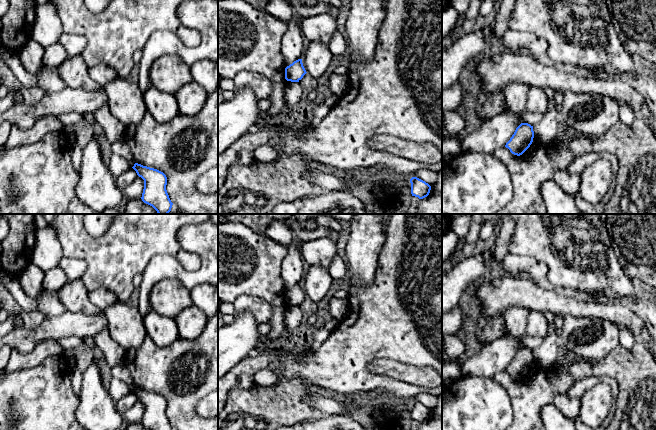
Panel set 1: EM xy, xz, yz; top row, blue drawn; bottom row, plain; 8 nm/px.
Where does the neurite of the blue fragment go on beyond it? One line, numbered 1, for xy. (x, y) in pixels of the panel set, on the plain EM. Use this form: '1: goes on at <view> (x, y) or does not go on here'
1: does not go on here

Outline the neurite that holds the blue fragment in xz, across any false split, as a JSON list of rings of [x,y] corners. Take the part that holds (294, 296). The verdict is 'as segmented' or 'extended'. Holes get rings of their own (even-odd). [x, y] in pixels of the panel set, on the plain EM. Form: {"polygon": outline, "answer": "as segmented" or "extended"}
{"polygon": [[[298,283],[285,292],[285,303],[291,306],[299,306],[306,297],[302,283]]], "answer": "as segmented"}

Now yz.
{"polygon": [[[521,347],[515,354],[505,371],[514,379],[522,379],[532,368],[534,362],[533,350]]], "answer": "as segmented"}

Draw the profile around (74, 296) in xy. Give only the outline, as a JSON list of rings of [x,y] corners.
[[[80,279],[68,281],[57,291],[57,296],[67,311],[85,315],[97,315],[102,312],[90,301],[89,291]]]

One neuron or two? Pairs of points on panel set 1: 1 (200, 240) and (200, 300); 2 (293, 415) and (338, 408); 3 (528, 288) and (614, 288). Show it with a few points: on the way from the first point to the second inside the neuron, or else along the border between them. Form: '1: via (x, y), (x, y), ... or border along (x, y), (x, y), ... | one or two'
1: border along (207, 283), (195, 285), (190, 290) | two
2: border along (302, 398), (322, 414) | two
3: border along (542, 282), (562, 290) | two

